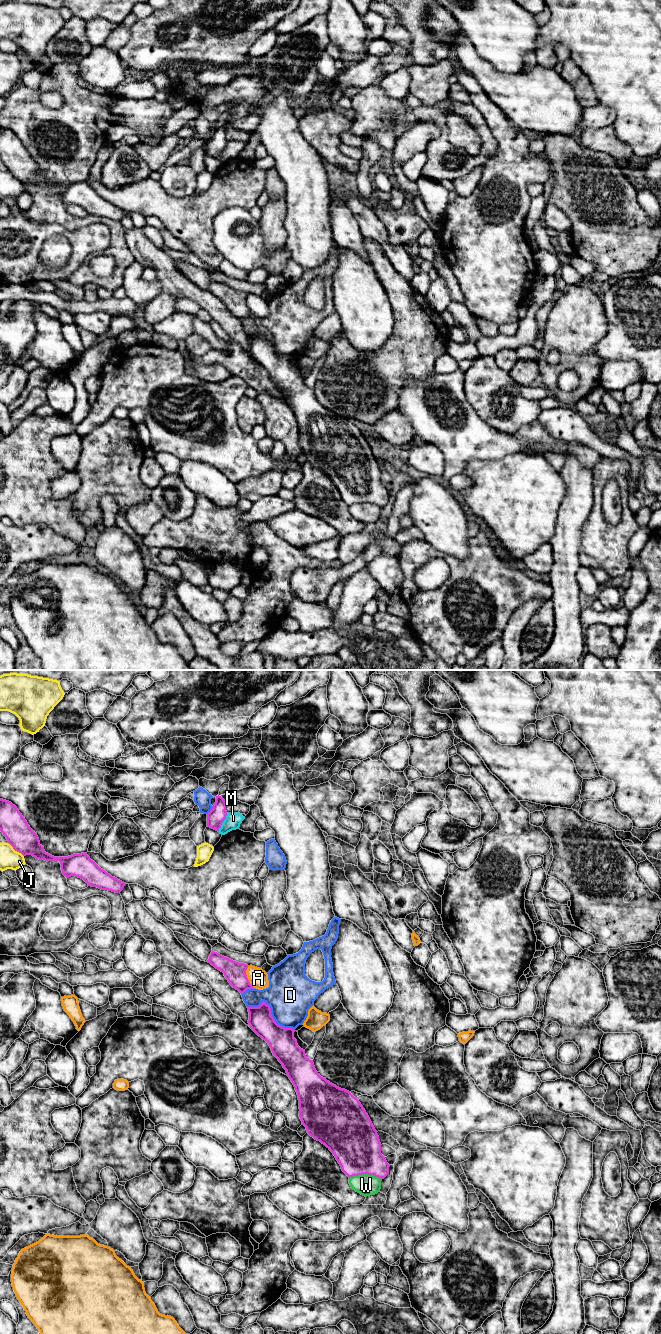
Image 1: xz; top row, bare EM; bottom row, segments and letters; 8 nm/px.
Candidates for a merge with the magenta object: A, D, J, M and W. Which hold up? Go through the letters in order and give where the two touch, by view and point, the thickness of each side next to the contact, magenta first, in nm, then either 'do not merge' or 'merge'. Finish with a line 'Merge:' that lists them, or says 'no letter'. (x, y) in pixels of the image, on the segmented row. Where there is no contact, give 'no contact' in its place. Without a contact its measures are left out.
A: xz (247, 978) | 170/150 nm | do not merge
D: xz (270, 1012) | 220/380 nm | do not merge
J: xz (16, 850) | 220/160 nm | do not merge
M: xz (223, 821) | 140/130 nm | do not merge
W: xz (365, 1173) | 380/170 nm | do not merge
Merge: no letter

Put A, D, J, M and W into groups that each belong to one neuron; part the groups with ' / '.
A / D / J / M / W

